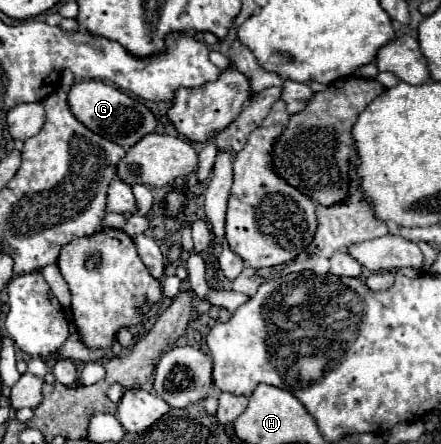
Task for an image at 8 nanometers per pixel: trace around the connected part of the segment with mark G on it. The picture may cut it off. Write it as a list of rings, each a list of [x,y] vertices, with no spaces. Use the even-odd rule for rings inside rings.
[[[77,81],[69,91],[69,107],[85,127],[125,149],[133,147],[141,137],[157,129],[157,119],[147,105],[103,81]]]

